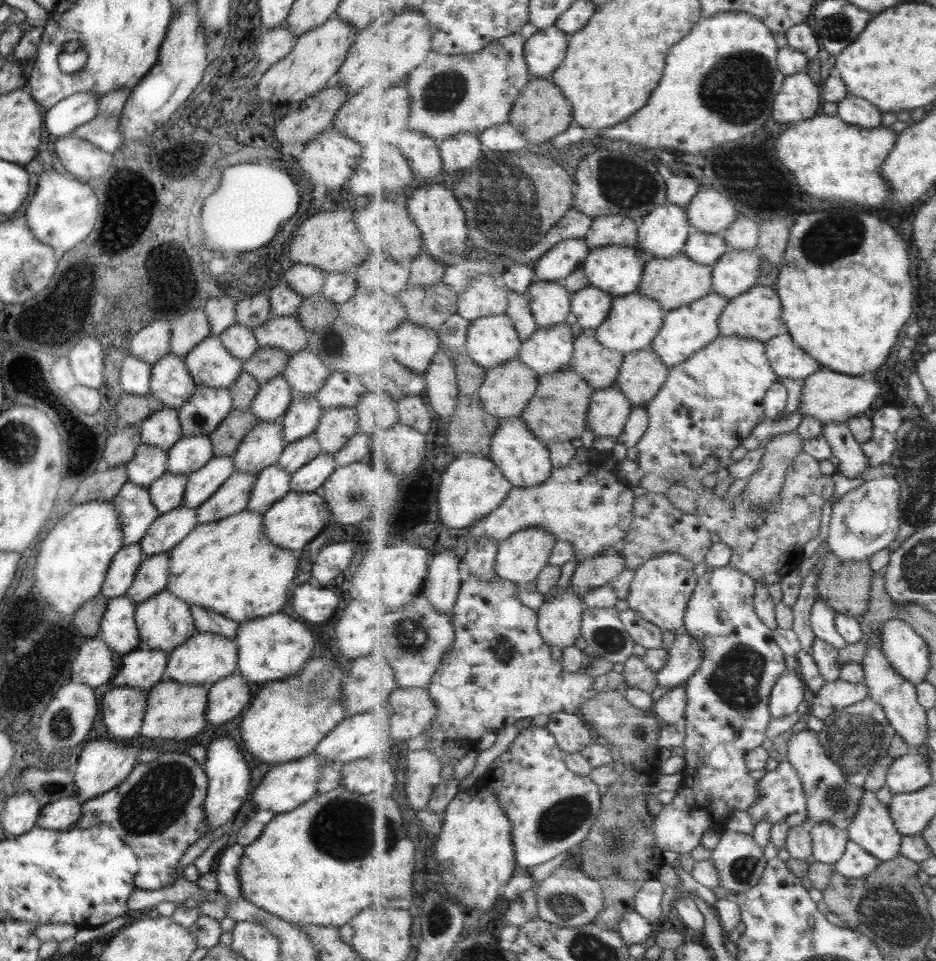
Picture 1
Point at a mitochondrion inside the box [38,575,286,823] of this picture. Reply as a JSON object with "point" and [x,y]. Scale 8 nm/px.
{"point":[59,723]}

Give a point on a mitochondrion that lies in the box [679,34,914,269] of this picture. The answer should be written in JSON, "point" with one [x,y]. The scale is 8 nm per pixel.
{"point":[739,85]}

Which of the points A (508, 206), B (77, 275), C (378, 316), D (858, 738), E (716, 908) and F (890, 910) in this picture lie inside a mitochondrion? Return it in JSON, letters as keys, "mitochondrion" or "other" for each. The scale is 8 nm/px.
{"A":"mitochondrion","B":"other","C":"other","D":"mitochondrion","E":"other","F":"mitochondrion"}

